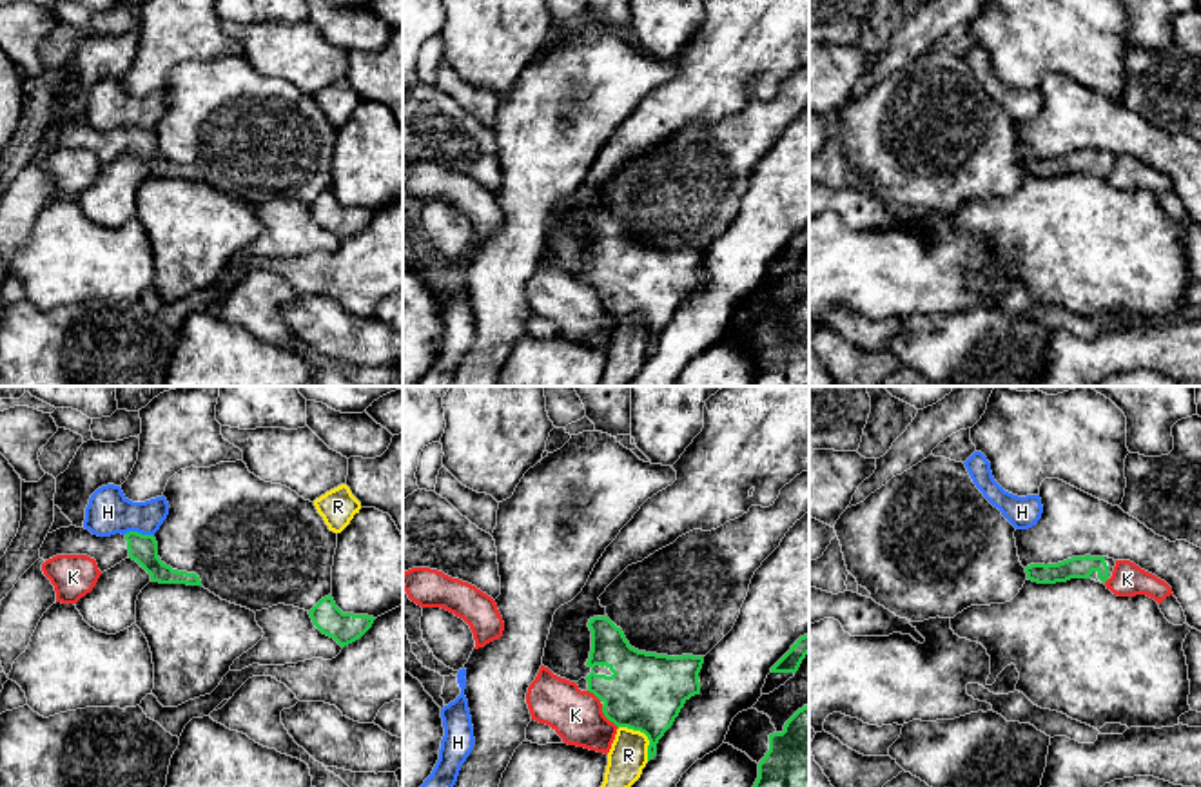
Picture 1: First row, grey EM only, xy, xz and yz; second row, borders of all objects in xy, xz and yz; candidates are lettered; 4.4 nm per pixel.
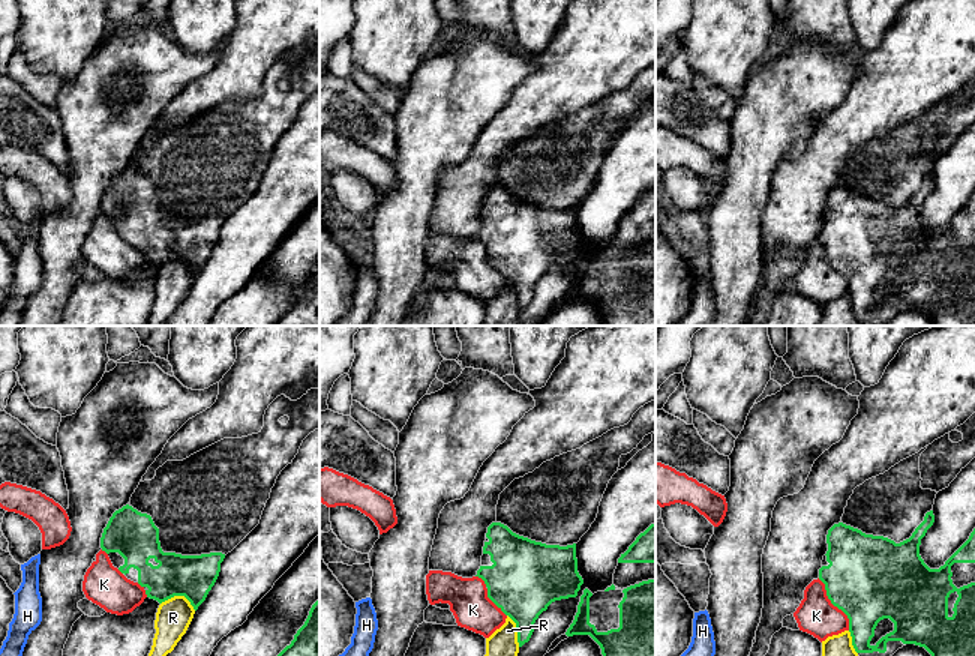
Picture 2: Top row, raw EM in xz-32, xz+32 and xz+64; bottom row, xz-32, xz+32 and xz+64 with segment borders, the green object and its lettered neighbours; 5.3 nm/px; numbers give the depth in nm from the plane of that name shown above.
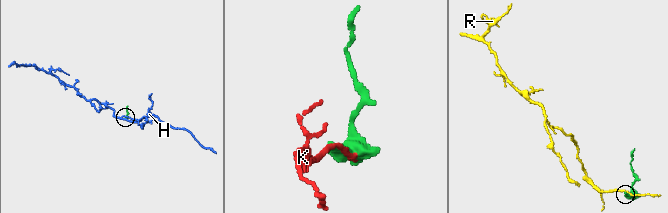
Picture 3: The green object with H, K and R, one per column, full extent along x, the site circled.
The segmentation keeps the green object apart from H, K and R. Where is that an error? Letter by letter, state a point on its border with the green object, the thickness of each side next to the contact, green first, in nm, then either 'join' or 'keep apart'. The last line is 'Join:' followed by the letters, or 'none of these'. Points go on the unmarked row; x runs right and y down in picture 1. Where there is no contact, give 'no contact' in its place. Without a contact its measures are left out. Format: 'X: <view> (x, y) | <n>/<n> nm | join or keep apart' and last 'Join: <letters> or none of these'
H: xy (138, 127) | 130/190 nm | keep apart
K: xz (606, 310) | 340/220 nm | keep apart
R: xz (644, 327) | 340/170 nm | keep apart
Join: none of these

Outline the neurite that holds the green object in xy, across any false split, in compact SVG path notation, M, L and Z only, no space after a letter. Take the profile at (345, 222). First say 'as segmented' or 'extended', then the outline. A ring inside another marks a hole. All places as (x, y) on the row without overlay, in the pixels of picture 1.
as segmented; M332 189L321 192L308 205L314 219L327 230L334 232L341 241L361 232L374 218L374 210L343 207Z

